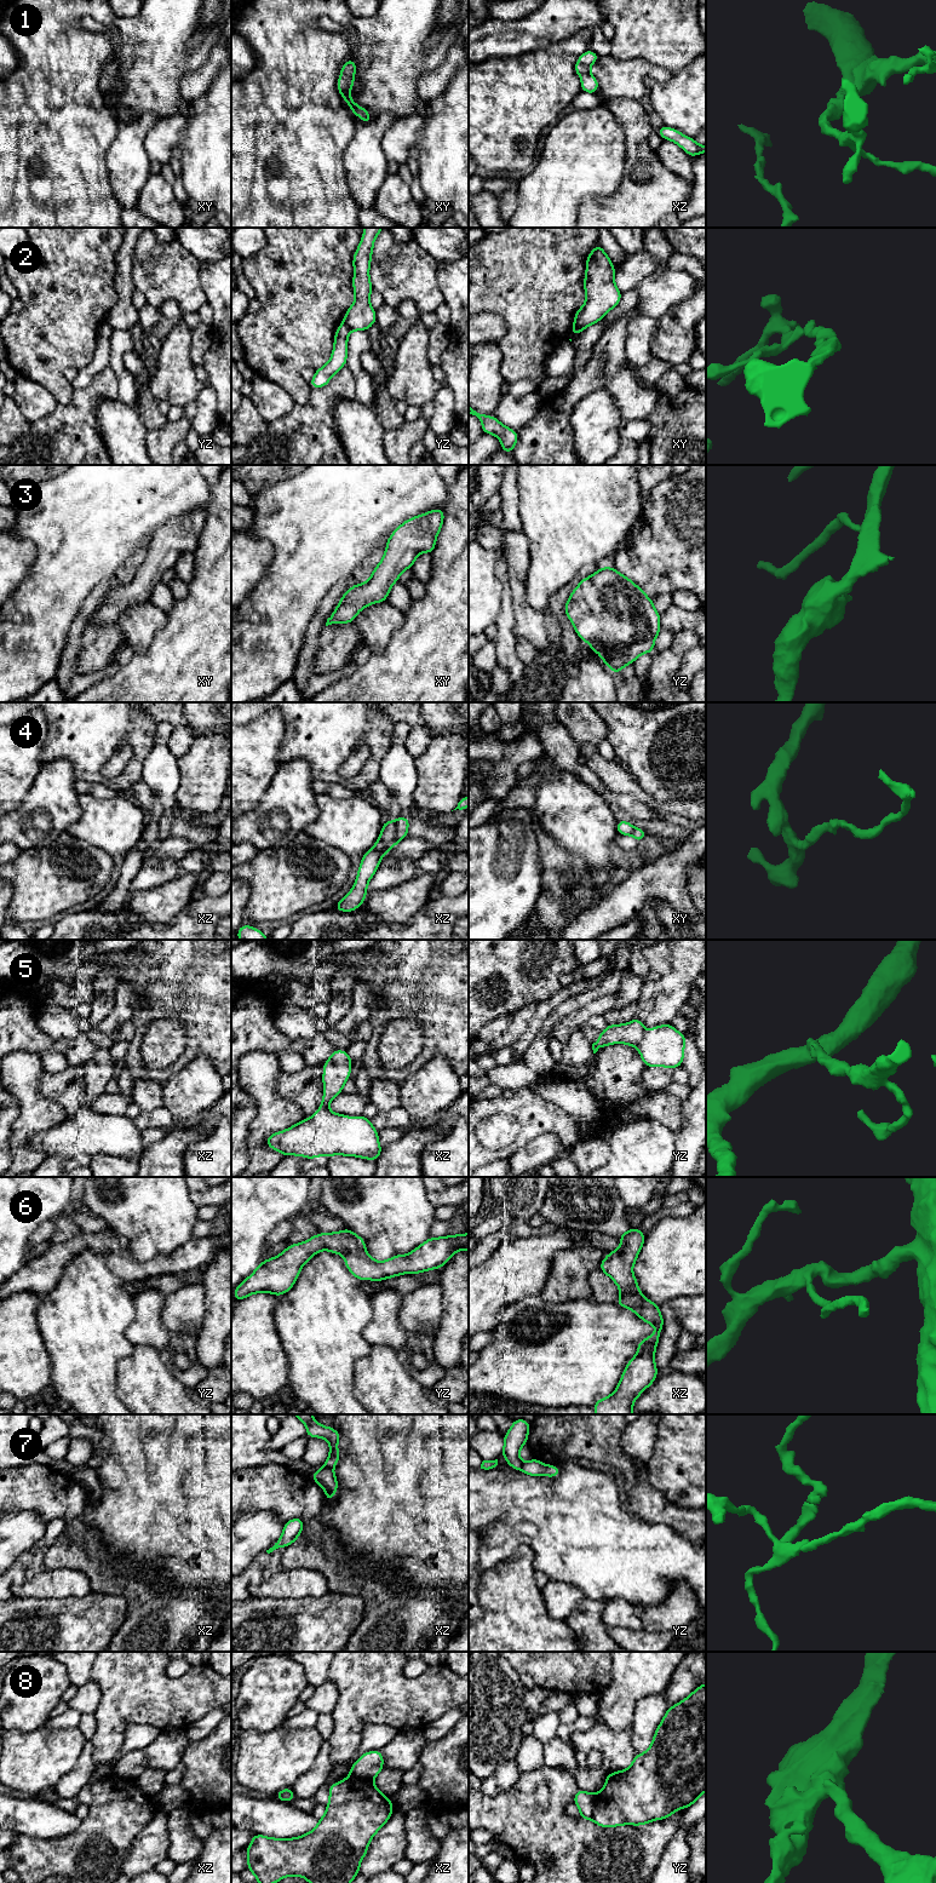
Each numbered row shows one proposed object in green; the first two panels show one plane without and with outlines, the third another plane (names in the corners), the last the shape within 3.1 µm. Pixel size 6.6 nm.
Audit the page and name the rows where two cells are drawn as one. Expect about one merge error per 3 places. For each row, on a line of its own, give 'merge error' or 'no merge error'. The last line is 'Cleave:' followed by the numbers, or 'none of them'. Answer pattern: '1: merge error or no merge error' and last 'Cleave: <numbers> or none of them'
1: no merge error
2: merge error
3: no merge error
4: merge error
5: no merge error
6: no merge error
7: merge error
8: merge error
Cleave: 2, 4, 7, 8

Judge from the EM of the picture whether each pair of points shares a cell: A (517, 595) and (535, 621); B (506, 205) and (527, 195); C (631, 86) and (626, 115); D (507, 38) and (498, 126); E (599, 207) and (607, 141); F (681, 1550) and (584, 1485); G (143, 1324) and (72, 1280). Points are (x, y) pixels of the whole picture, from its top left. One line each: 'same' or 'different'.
A: same
B: different
C: different
D: different
E: different
F: same
G: different

